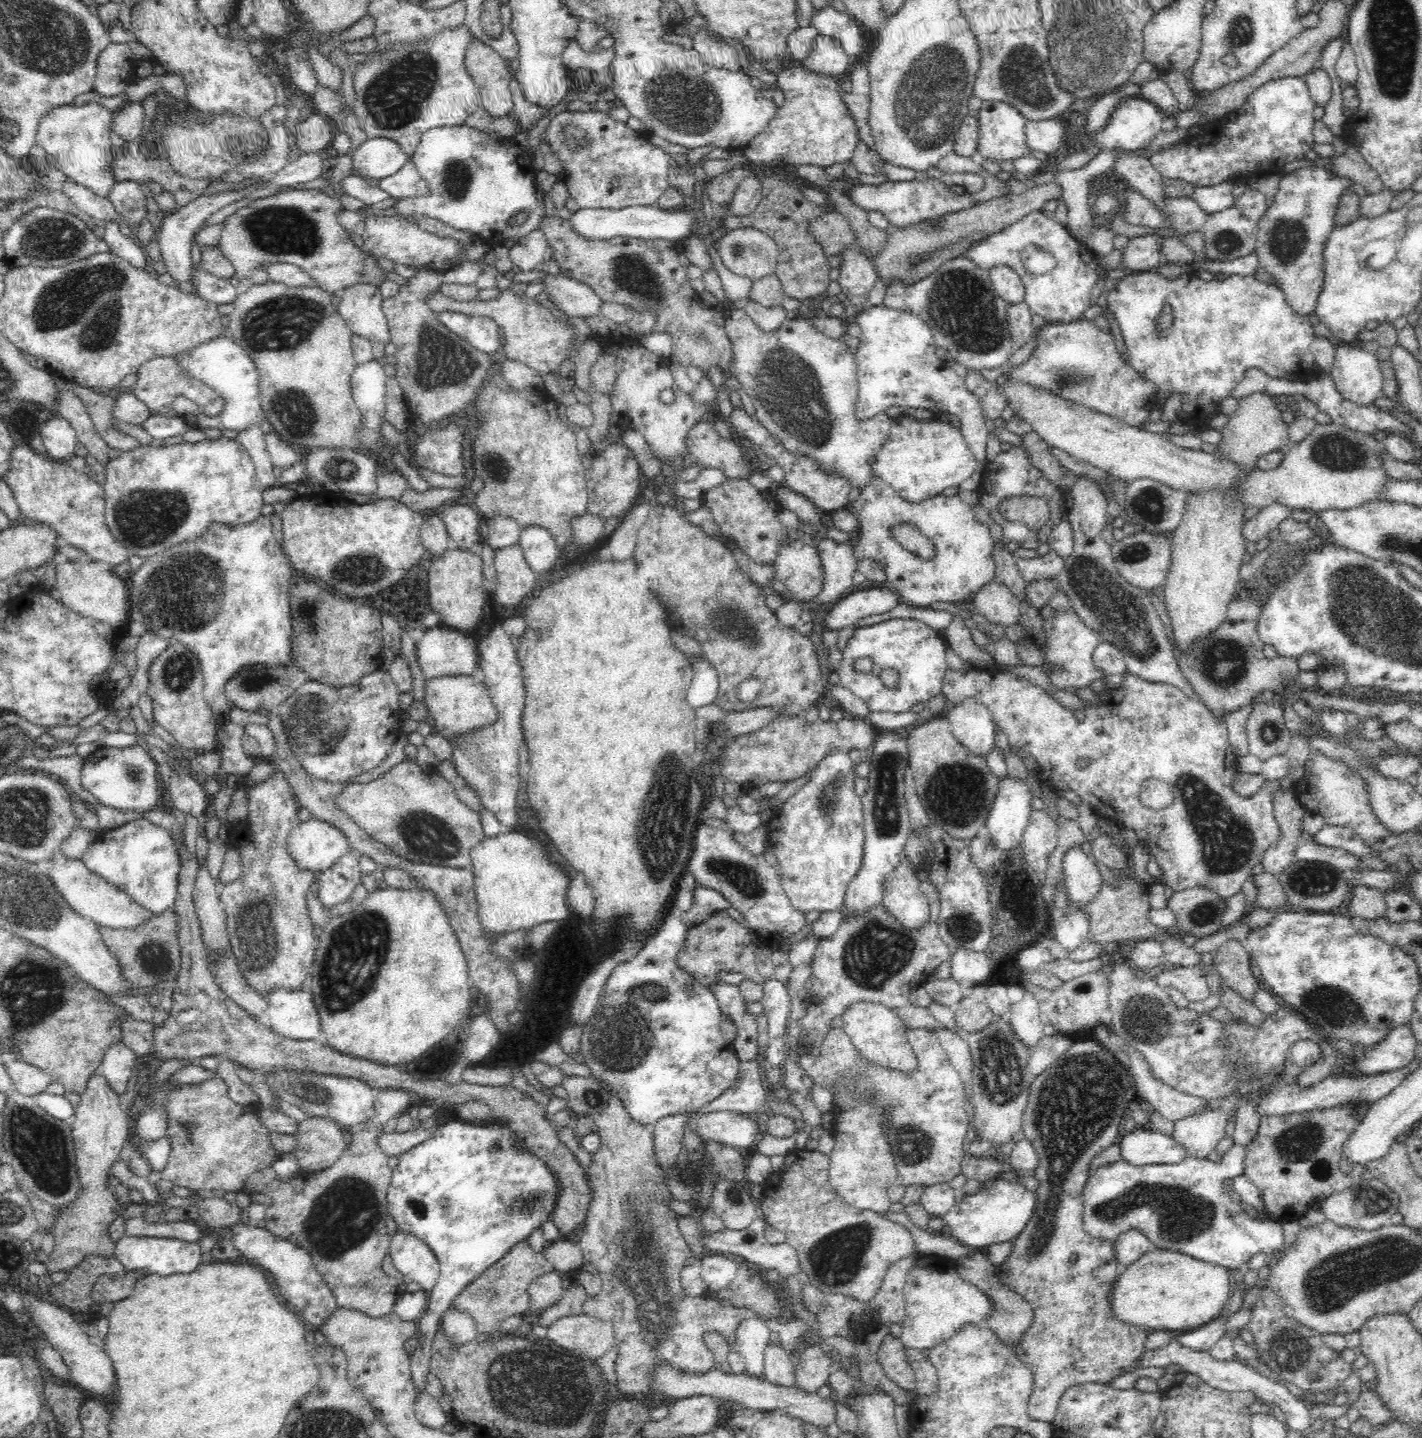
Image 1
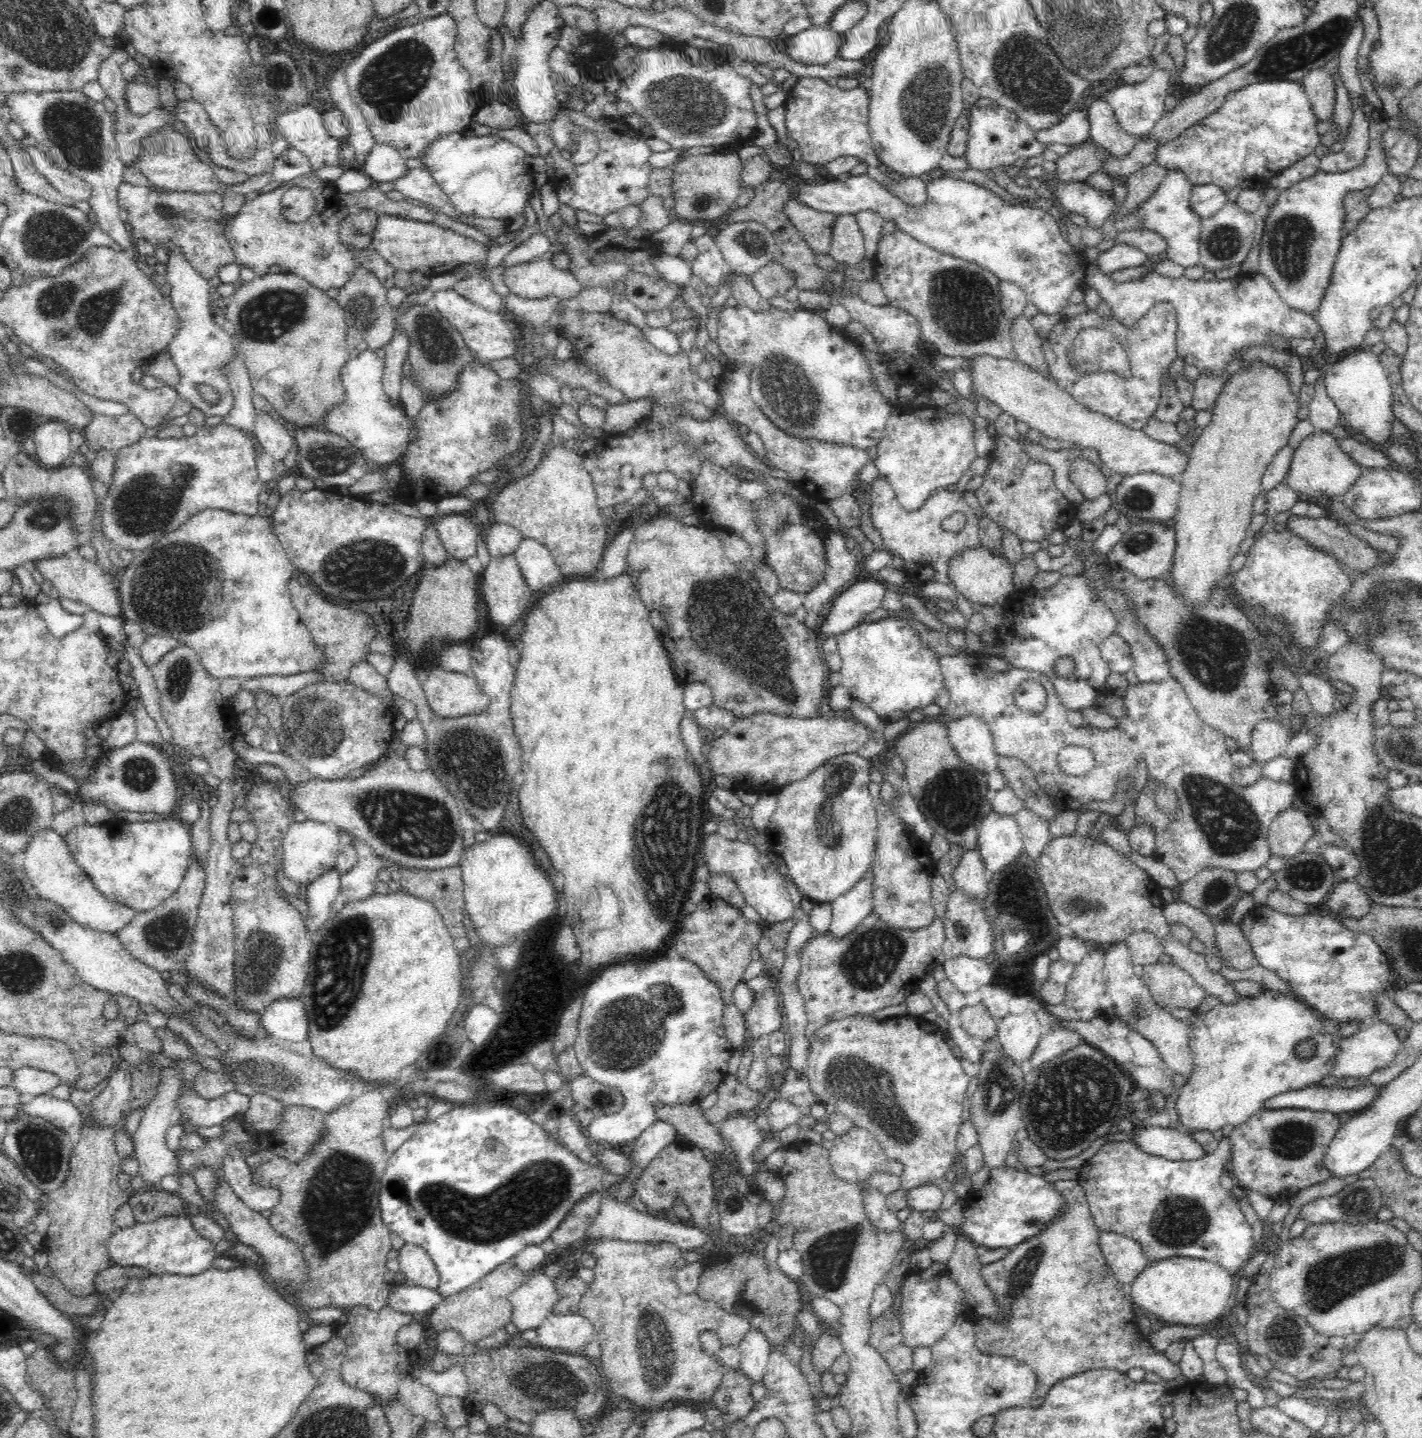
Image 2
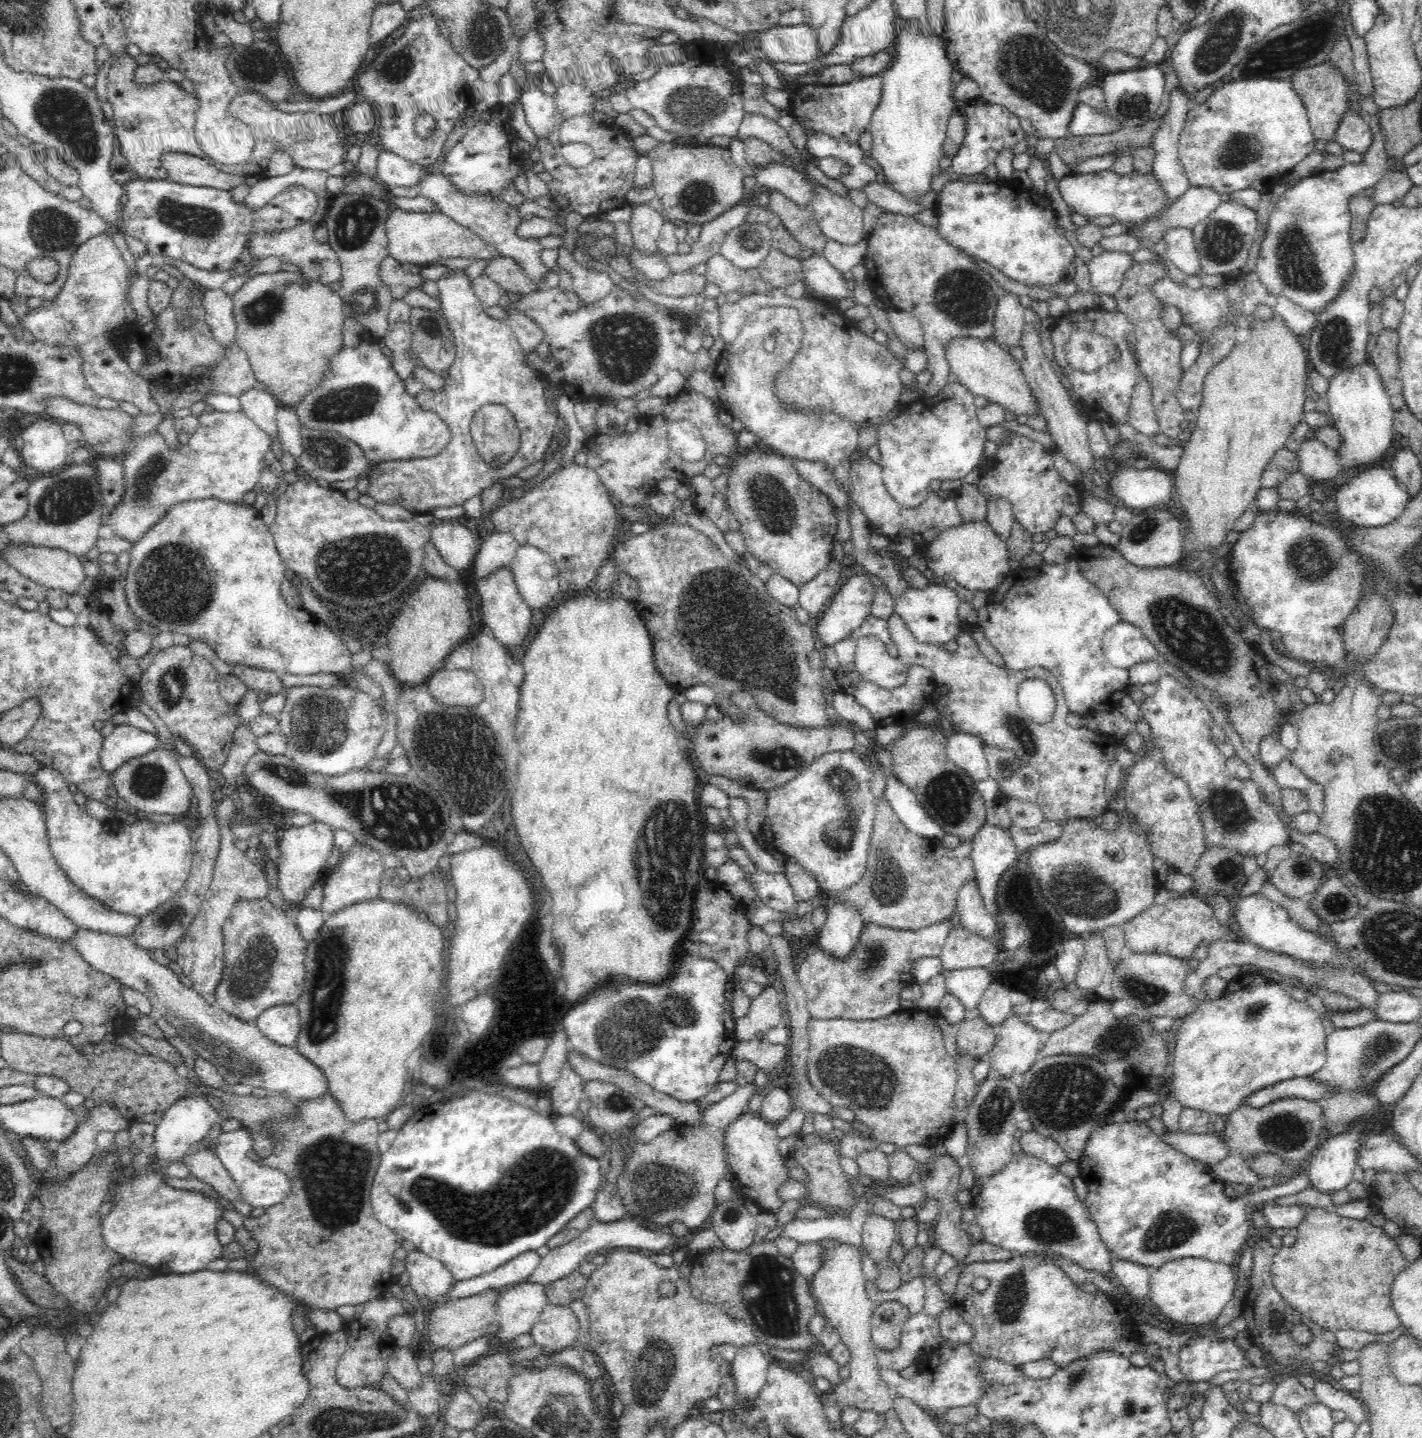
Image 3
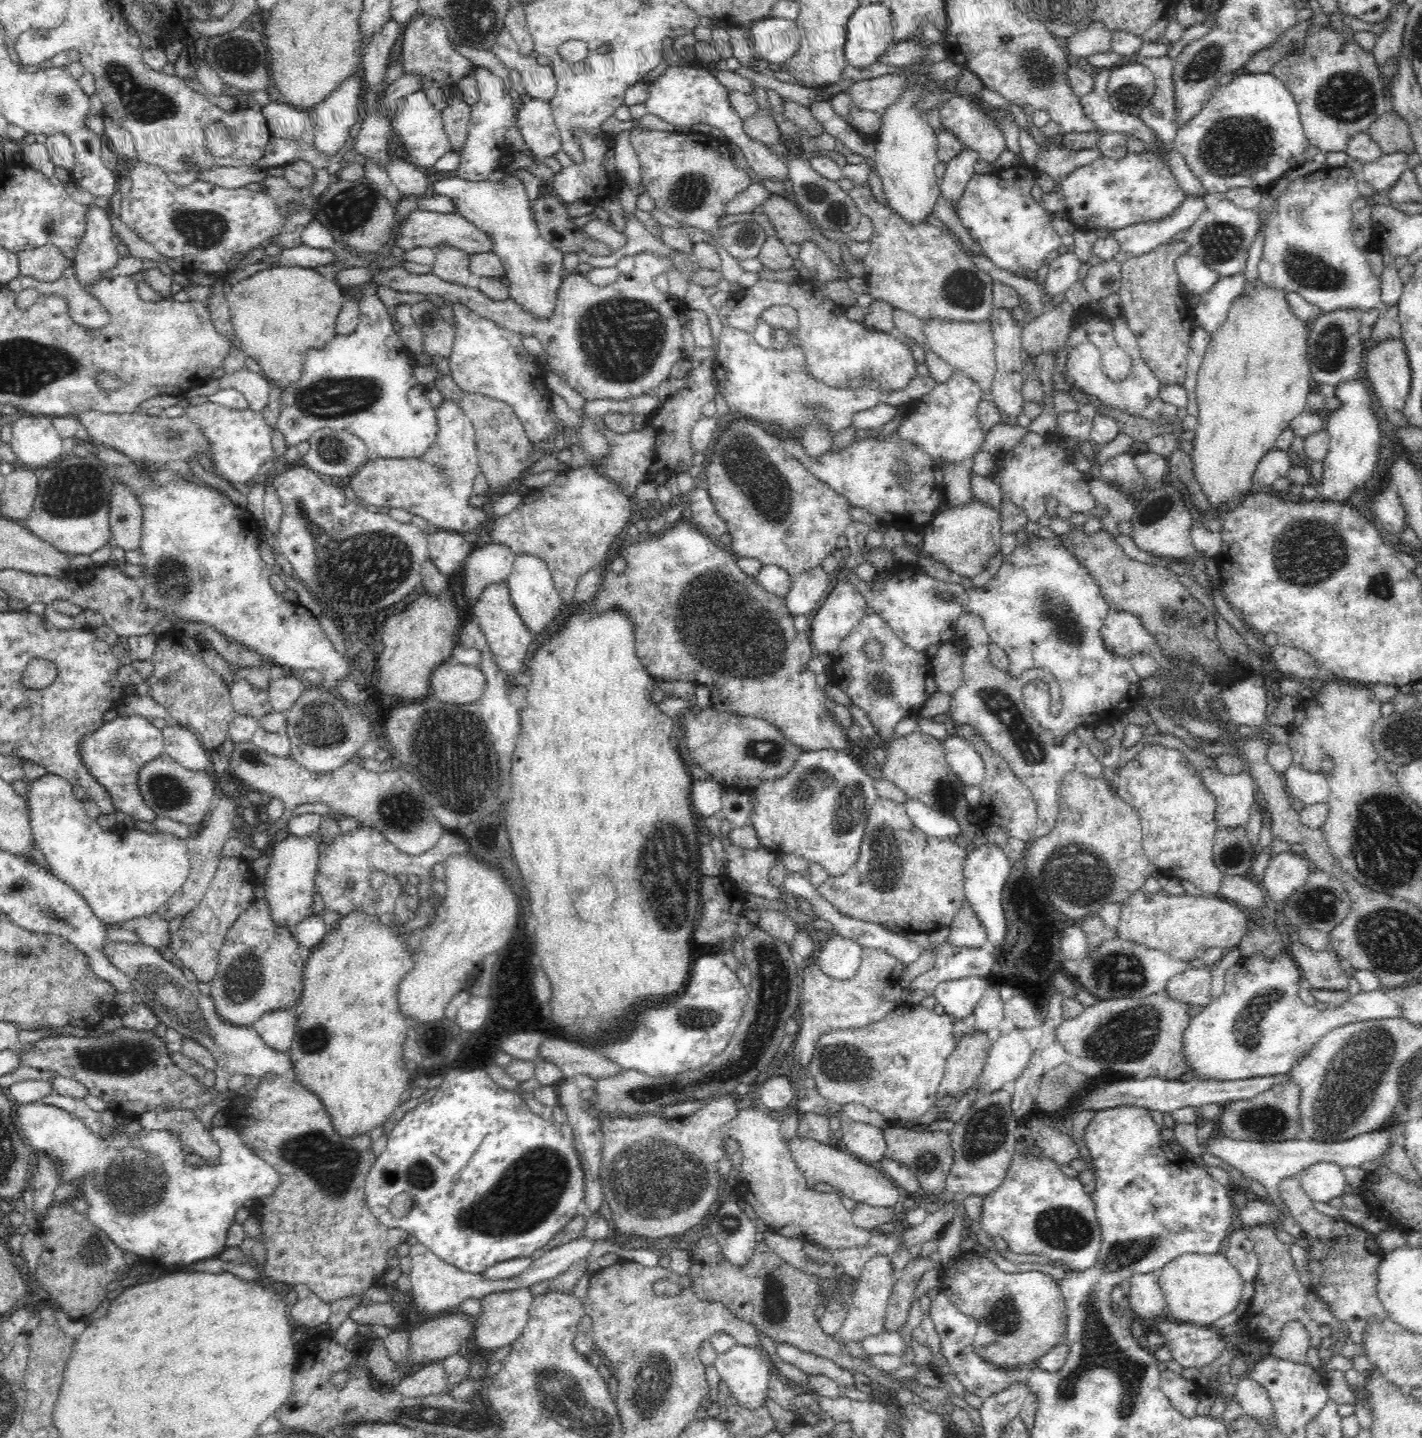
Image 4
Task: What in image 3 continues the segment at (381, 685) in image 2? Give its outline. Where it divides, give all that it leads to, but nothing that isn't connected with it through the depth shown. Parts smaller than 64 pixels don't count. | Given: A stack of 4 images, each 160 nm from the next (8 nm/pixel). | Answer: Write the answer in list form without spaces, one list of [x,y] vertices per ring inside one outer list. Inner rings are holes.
[[[196,498],[196,500],[188,500],[188,502],[174,504],[174,506],[170,506],[170,510],[160,518],[160,522],[156,522],[154,527],[148,528],[148,532],[140,537],[138,542],[132,544],[130,556],[129,567],[123,579],[127,603],[134,614],[138,615],[139,618],[148,623],[148,625],[158,628],[160,633],[170,631],[176,634],[185,634],[189,636],[191,640],[206,642],[208,646],[212,646],[218,658],[229,665],[237,664],[238,666],[273,670],[279,674],[288,673],[302,675],[322,673],[339,675],[346,678],[351,684],[356,685],[362,692],[368,693],[372,698],[379,701],[379,703],[385,703],[382,686],[380,686],[380,683],[372,680],[372,677],[368,676],[368,674],[364,674],[363,670],[346,674],[346,672],[349,672],[348,668],[352,666],[353,654],[350,653],[340,637],[330,631],[330,628],[326,627],[325,624],[314,614],[310,613],[310,611],[292,608],[286,603],[286,600],[284,600],[284,597],[282,597],[280,593],[280,582],[286,578],[286,570],[288,570],[288,567],[284,564],[284,561],[282,561],[282,557],[280,557],[280,553],[278,553],[278,549],[276,549],[276,543],[274,543],[271,530],[266,523],[264,523],[260,511],[252,505],[222,502],[218,498]]]

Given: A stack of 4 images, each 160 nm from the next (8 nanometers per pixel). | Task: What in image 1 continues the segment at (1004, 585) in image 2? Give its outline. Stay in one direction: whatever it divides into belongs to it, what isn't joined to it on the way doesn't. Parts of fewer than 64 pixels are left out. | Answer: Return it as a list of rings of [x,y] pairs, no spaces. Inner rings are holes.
[[[990,580],[974,595],[974,606],[990,626],[1009,627],[1019,623],[1021,610],[1019,600],[1012,591],[997,580]]]

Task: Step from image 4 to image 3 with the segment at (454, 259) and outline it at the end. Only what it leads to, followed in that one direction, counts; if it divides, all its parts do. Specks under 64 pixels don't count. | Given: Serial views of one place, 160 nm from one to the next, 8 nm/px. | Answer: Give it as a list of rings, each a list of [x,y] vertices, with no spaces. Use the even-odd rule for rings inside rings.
[[[456,269],[453,275],[440,277],[437,281],[439,301],[443,317],[448,326],[453,330],[456,342],[456,358],[445,379],[444,387],[438,393],[431,394],[427,391],[419,392],[416,403],[424,411],[432,411],[440,416],[448,425],[450,438],[448,444],[433,457],[411,458],[401,461],[388,461],[377,463],[374,470],[369,470],[368,479],[372,481],[367,494],[376,502],[384,504],[400,504],[414,514],[428,514],[435,508],[444,506],[460,506],[472,496],[478,496],[482,490],[489,488],[495,481],[515,477],[520,471],[530,464],[535,464],[549,455],[550,440],[557,434],[560,418],[553,407],[553,401],[547,392],[549,380],[538,371],[528,367],[526,354],[522,346],[504,320],[490,317],[485,306],[480,302],[472,288],[472,278],[464,275],[464,270]],[[488,404],[506,406],[519,426],[520,446],[516,454],[501,467],[492,467],[489,462],[480,456],[473,441],[470,424],[480,408]]]

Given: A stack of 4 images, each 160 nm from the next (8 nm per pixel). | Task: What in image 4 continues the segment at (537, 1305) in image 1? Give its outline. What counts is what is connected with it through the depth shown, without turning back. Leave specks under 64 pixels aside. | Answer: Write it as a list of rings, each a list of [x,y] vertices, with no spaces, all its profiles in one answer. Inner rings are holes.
[[[528,1288],[507,1290],[484,1296],[481,1299],[483,1312],[473,1318],[475,1332],[471,1342],[486,1350],[496,1350],[514,1343],[529,1322],[530,1308],[534,1298],[532,1291]]]

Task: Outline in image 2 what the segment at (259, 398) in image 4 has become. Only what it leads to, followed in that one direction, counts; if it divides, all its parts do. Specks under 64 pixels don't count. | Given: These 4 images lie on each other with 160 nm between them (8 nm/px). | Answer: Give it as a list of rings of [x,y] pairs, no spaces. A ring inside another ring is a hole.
[[[257,411],[254,433],[262,446],[262,452],[273,456],[276,461],[288,456],[292,442],[295,440],[291,429],[272,414]]]

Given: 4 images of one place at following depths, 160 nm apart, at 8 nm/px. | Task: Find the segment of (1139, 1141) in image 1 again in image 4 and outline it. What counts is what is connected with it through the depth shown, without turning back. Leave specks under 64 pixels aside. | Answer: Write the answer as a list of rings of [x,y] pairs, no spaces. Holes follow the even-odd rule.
[[[1385,1128],[1362,1133],[1358,1136],[1340,1141],[1340,1142],[1318,1142],[1309,1141],[1296,1138],[1296,1140],[1284,1140],[1284,1142],[1250,1142],[1243,1140],[1232,1140],[1228,1137],[1220,1137],[1212,1135],[1205,1142],[1205,1146],[1200,1146],[1203,1152],[1208,1152],[1212,1156],[1218,1156],[1231,1164],[1234,1168],[1237,1168],[1246,1177],[1250,1177],[1256,1182],[1260,1182],[1262,1186],[1265,1186],[1267,1194],[1270,1196],[1271,1202],[1278,1206],[1279,1210],[1284,1212],[1286,1218],[1282,1222],[1281,1228],[1290,1235],[1300,1238],[1303,1237],[1302,1229],[1298,1222],[1294,1220],[1294,1217],[1290,1214],[1290,1210],[1286,1206],[1285,1202],[1280,1200],[1277,1196],[1276,1188],[1282,1180],[1282,1178],[1288,1178],[1288,1176],[1297,1176],[1302,1170],[1316,1164],[1316,1163],[1334,1163],[1340,1167],[1355,1166],[1358,1167],[1364,1162],[1374,1162],[1386,1154],[1386,1150],[1390,1148],[1390,1135]]]

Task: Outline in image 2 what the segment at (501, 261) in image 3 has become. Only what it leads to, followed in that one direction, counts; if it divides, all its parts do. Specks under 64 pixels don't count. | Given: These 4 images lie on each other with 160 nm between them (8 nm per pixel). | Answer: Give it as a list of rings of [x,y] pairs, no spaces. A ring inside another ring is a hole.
[[[546,258],[505,267],[503,280],[509,292],[522,298],[542,300],[557,296],[568,299],[580,294],[583,288],[570,270],[558,269]]]

